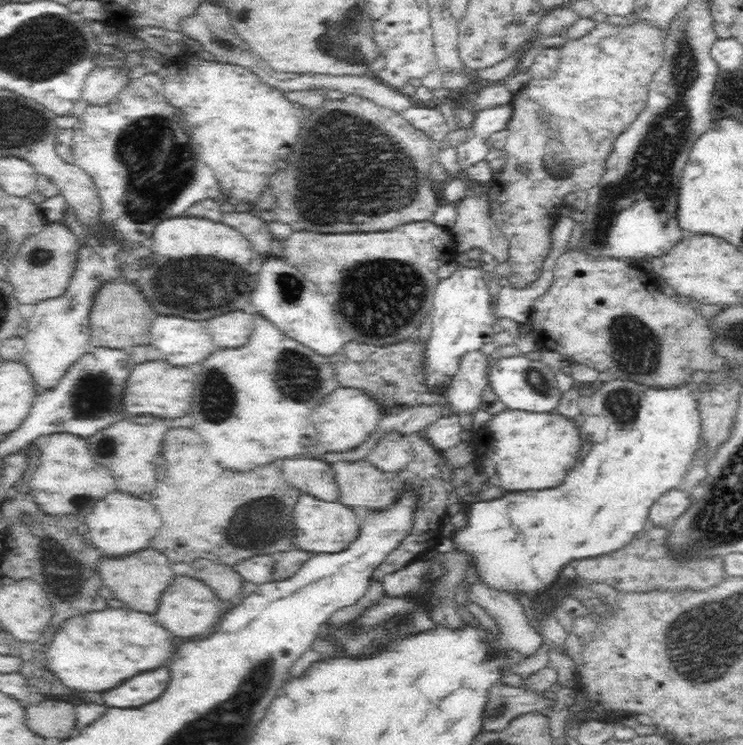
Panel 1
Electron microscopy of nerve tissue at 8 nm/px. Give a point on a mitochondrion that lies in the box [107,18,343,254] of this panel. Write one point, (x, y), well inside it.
(152, 150)

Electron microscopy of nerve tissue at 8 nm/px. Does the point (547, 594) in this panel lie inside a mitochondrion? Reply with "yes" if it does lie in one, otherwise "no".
no

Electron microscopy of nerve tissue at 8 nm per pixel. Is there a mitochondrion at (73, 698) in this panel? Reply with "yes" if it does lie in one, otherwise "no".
no

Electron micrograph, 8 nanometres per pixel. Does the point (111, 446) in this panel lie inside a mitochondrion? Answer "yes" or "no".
yes

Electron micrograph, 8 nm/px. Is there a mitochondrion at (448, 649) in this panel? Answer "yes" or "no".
no

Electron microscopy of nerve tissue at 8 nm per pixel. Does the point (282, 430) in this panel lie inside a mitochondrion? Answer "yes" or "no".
no

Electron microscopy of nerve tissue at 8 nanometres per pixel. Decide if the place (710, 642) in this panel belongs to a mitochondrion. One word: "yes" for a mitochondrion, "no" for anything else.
yes

